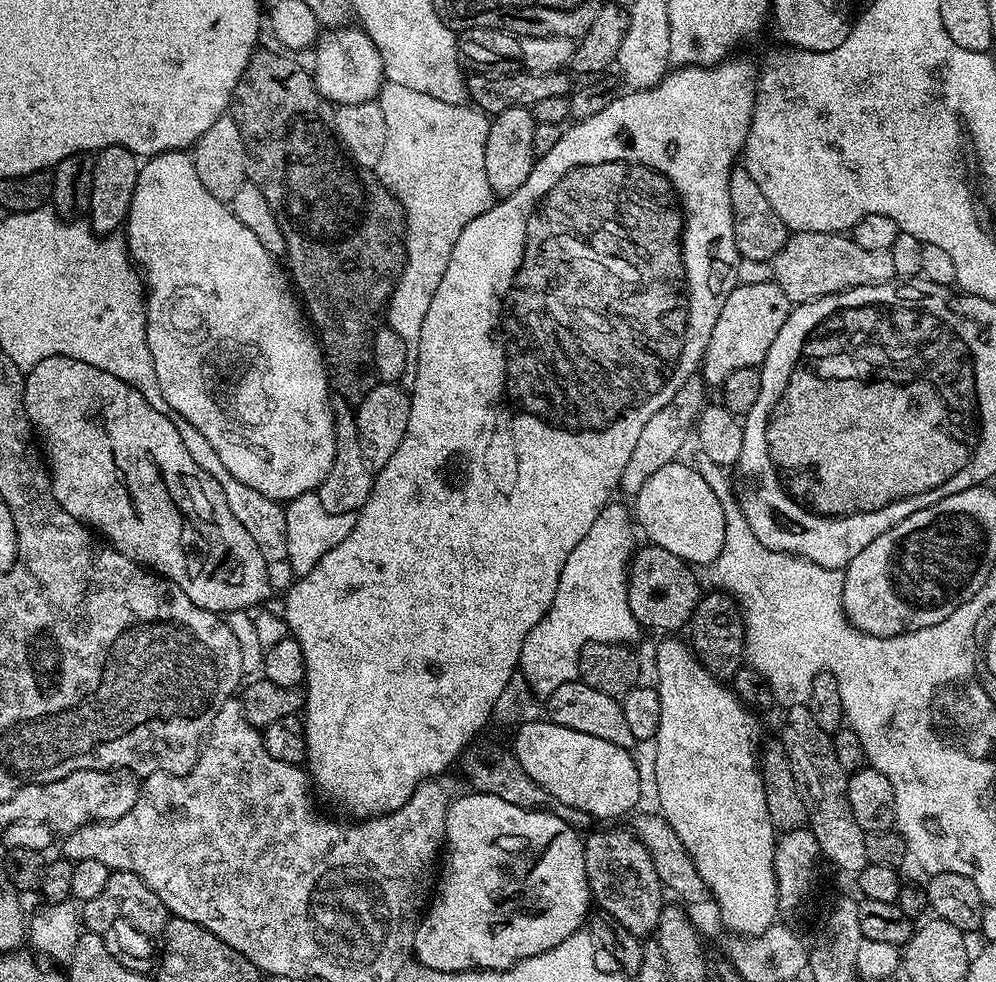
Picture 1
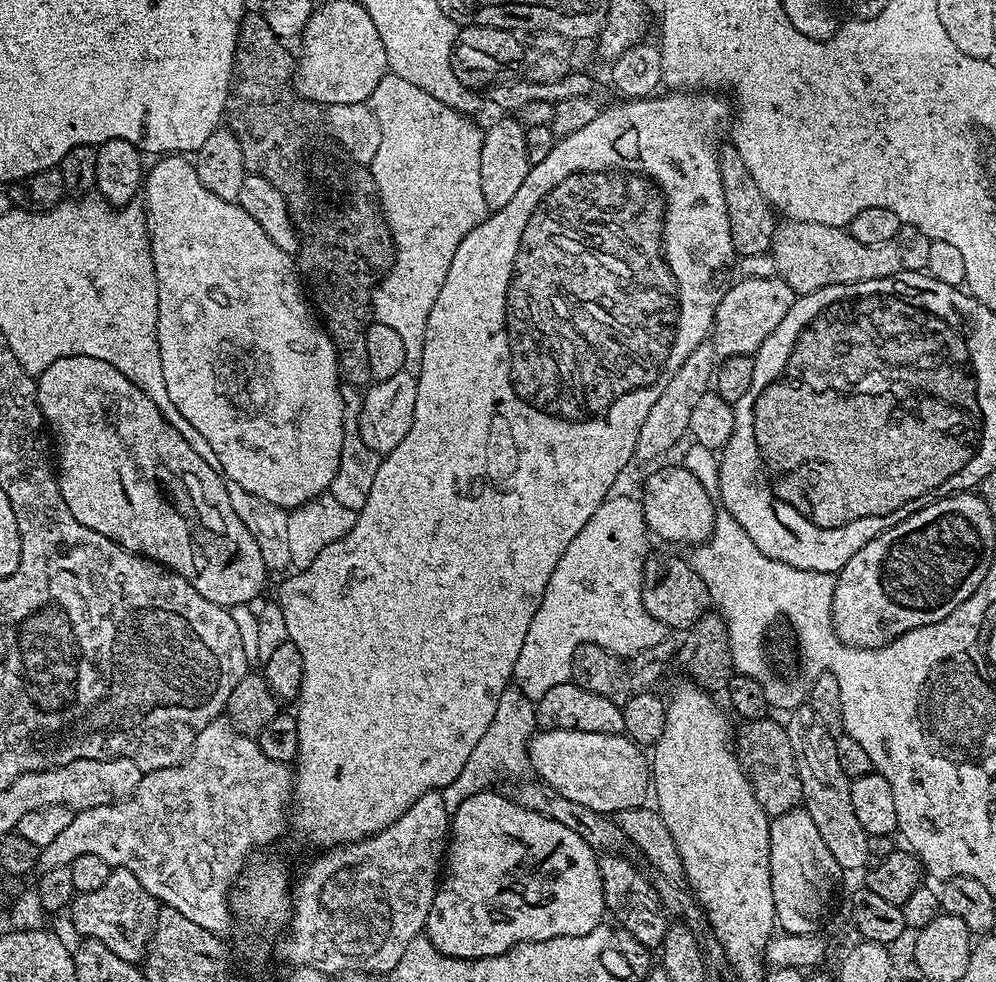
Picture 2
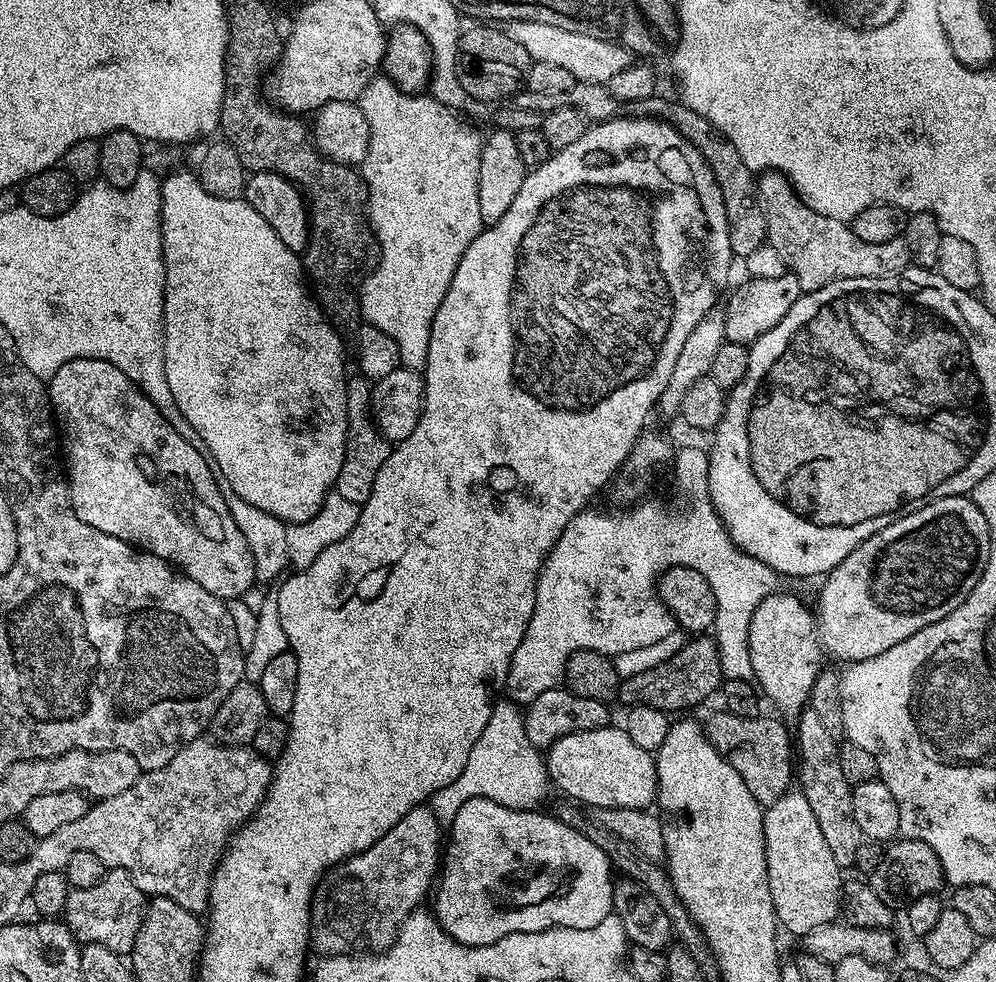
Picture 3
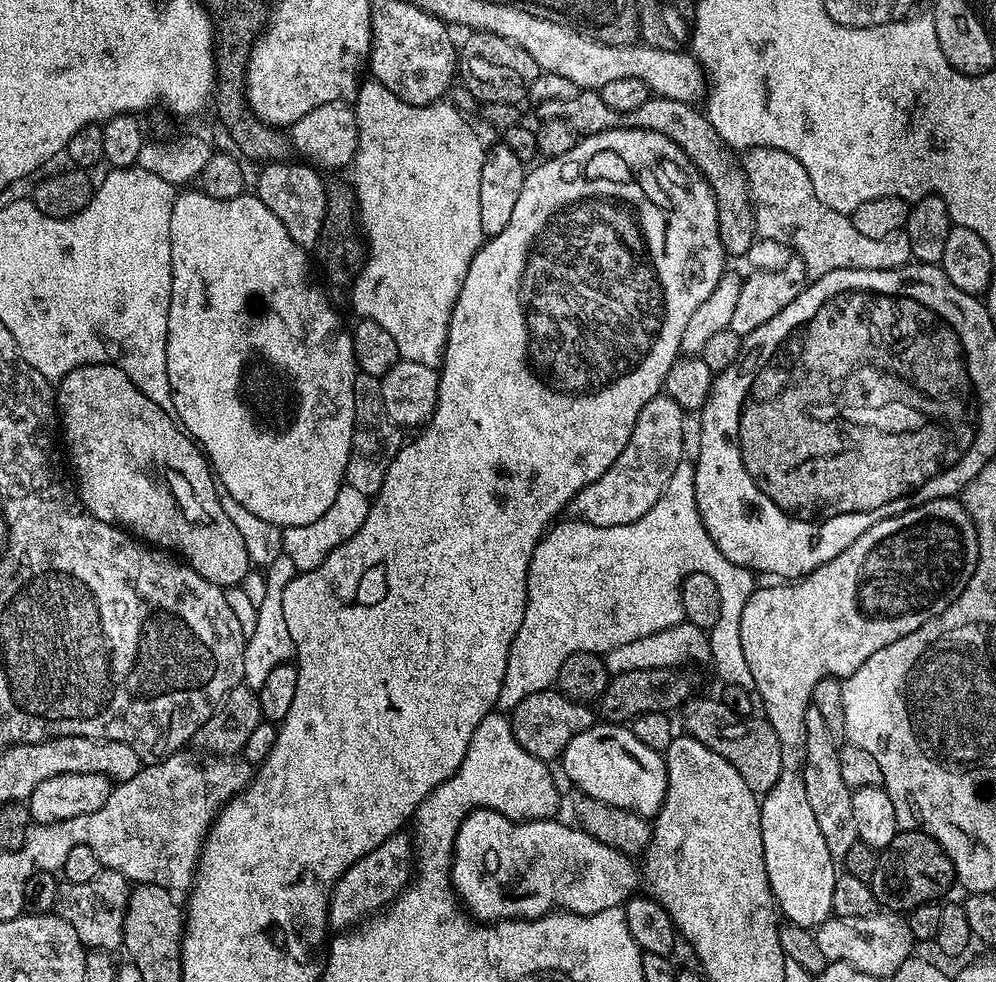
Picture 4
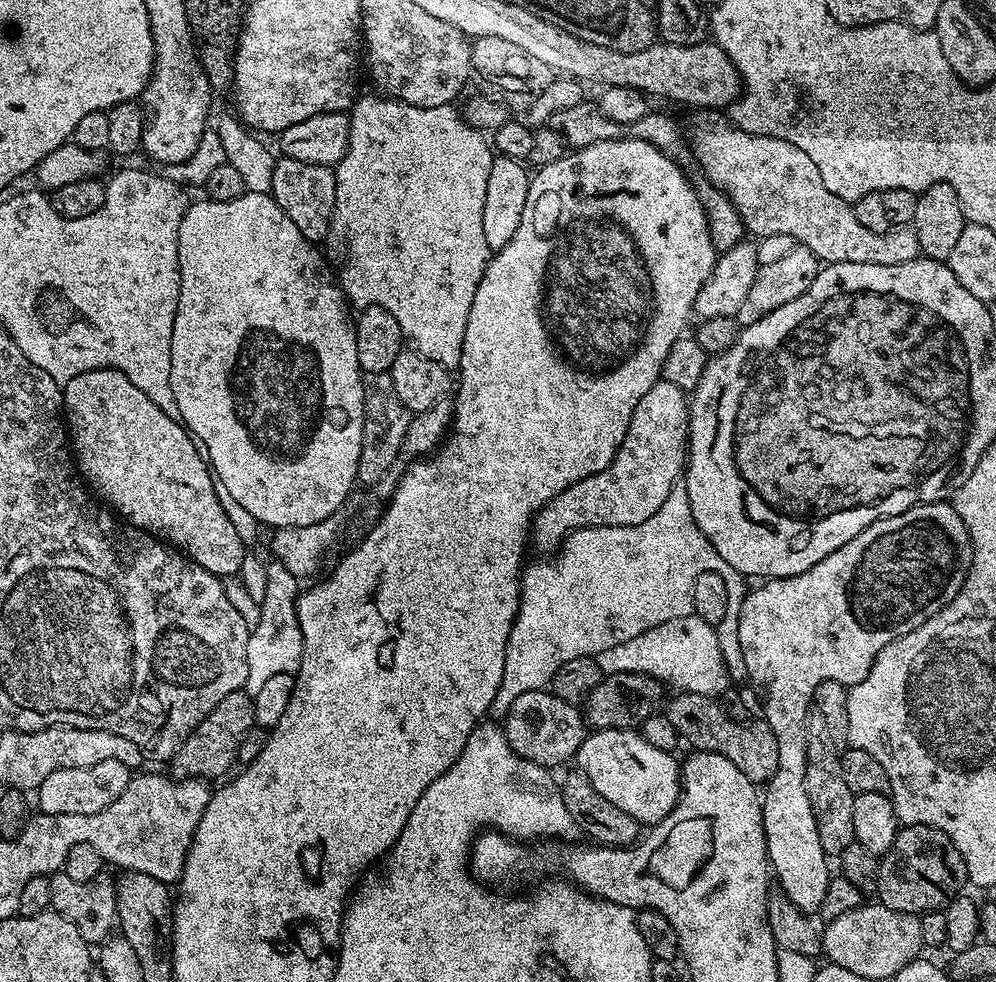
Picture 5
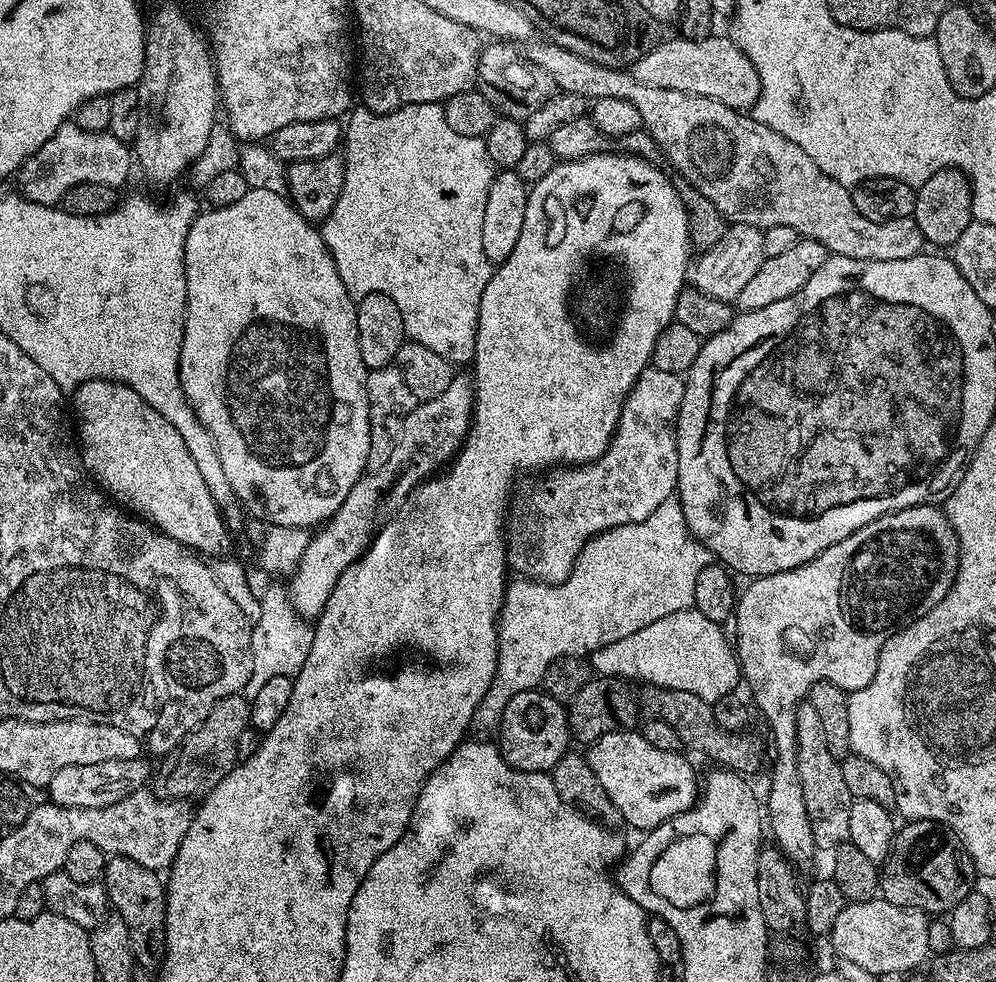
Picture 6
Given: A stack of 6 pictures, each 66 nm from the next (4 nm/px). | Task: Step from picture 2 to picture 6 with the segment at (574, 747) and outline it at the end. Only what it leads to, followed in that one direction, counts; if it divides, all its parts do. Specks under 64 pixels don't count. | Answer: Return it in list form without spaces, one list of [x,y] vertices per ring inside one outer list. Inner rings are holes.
[[[617,730],[602,734],[587,749],[590,770],[602,782],[602,790],[614,802],[621,821],[625,820],[632,828],[651,830],[690,810],[698,799],[698,776],[680,752],[667,752],[650,746],[636,730]]]

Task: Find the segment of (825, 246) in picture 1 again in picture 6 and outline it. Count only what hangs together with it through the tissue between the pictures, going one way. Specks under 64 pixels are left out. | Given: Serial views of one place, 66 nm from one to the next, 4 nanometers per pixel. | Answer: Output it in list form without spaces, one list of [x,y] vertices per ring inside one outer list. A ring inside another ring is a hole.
[[[532,42],[527,45],[526,55],[528,59],[532,60],[538,66],[542,66],[542,70],[546,70],[553,78],[554,82],[556,83],[557,89],[561,92],[573,92],[574,94],[582,94],[583,96],[588,97],[589,101],[597,100],[598,98],[626,98],[630,102],[634,102],[634,106],[638,106],[638,114],[642,114],[642,128],[643,131],[646,131],[652,135],[652,141],[657,146],[657,149],[662,153],[664,152],[664,156],[666,159],[672,163],[671,171],[675,173],[677,172],[678,175],[681,177],[679,178],[683,183],[689,184],[690,186],[694,186],[694,190],[698,190],[698,194],[706,194],[706,198],[710,198],[710,202],[714,202],[714,206],[724,215],[725,221],[731,222],[732,224],[749,224],[750,226],[754,226],[758,229],[766,229],[770,226],[790,226],[793,230],[796,231],[797,237],[800,238],[807,238],[810,240],[817,240],[818,242],[822,242],[822,246],[826,246],[828,248],[829,253],[833,256],[845,256],[846,258],[858,258],[859,260],[877,260],[878,262],[890,262],[891,260],[905,260],[906,258],[914,258],[915,256],[921,255],[925,251],[926,248],[926,241],[924,235],[922,234],[922,230],[918,230],[918,222],[912,219],[911,216],[907,216],[906,218],[894,218],[893,220],[887,220],[885,224],[879,224],[878,222],[870,222],[870,218],[862,218],[862,214],[858,214],[858,210],[854,206],[854,202],[852,201],[852,193],[849,191],[845,185],[839,184],[838,182],[834,182],[834,178],[830,178],[827,174],[825,174],[822,170],[818,170],[818,166],[814,166],[814,158],[810,158],[810,154],[806,154],[806,150],[802,150],[802,146],[794,146],[794,142],[790,142],[790,138],[782,138],[782,134],[778,134],[774,130],[770,130],[770,126],[766,126],[765,124],[759,124],[757,120],[753,120],[751,115],[745,114],[743,111],[731,108],[730,106],[726,106],[722,102],[718,102],[714,98],[702,98],[701,96],[695,96],[694,94],[686,94],[682,90],[666,90],[665,88],[659,88],[658,86],[646,86],[642,82],[638,82],[635,80],[631,73],[626,70],[619,70],[616,68],[607,68],[604,64],[596,64],[593,60],[584,60],[578,54],[574,54],[570,50],[566,50],[565,48],[558,48],[555,46],[547,46],[548,48],[543,48],[542,45],[536,44],[537,42]]]

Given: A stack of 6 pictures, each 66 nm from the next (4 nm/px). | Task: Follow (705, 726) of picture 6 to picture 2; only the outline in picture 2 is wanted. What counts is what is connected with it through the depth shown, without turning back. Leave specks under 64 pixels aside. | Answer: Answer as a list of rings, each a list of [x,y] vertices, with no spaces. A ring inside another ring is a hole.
[[[772,719],[749,720],[743,725],[744,729],[741,732],[739,729],[734,736],[736,757],[740,759],[742,770],[748,775],[754,798],[758,798],[758,806],[762,806],[762,810],[768,813],[769,817],[781,816],[801,807],[804,799],[787,727],[781,721],[779,724]]]

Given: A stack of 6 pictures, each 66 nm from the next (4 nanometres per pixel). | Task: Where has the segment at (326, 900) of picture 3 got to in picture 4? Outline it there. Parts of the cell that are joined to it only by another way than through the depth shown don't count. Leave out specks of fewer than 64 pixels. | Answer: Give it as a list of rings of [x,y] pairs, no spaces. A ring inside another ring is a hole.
[[[397,834],[386,838],[386,842],[382,842],[382,846],[370,850],[370,854],[366,854],[358,862],[354,862],[342,874],[342,878],[333,886],[332,895],[328,898],[328,922],[333,929],[348,930],[359,925],[373,914],[387,908],[408,887],[414,876],[414,840],[411,835],[404,835]]]

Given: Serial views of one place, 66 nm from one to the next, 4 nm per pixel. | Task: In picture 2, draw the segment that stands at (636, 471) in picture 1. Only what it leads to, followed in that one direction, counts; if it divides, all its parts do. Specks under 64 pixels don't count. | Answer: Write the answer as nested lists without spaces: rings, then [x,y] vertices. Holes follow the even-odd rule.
[[[705,342],[692,351],[690,358],[686,358],[682,366],[678,366],[678,374],[670,378],[670,386],[662,390],[658,402],[654,402],[650,414],[646,414],[646,422],[642,422],[642,430],[638,430],[635,455],[637,461],[656,460],[659,456],[666,455],[683,436],[689,435],[690,413],[694,410],[694,406],[698,406],[702,394],[710,391],[717,363],[716,351],[712,348],[711,343]]]

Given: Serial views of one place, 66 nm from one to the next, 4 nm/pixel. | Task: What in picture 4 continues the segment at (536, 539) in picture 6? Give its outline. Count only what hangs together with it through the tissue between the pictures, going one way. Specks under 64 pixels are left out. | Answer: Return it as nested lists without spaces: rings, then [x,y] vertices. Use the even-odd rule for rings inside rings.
[[[667,394],[650,398],[646,406],[638,414],[638,422],[634,422],[634,430],[630,434],[630,442],[626,442],[626,450],[618,454],[614,466],[602,474],[590,486],[586,486],[572,499],[570,512],[575,519],[584,520],[594,526],[626,526],[630,522],[638,522],[658,498],[666,490],[666,482],[674,478],[674,470],[678,470],[684,452],[684,419],[686,413]]]

